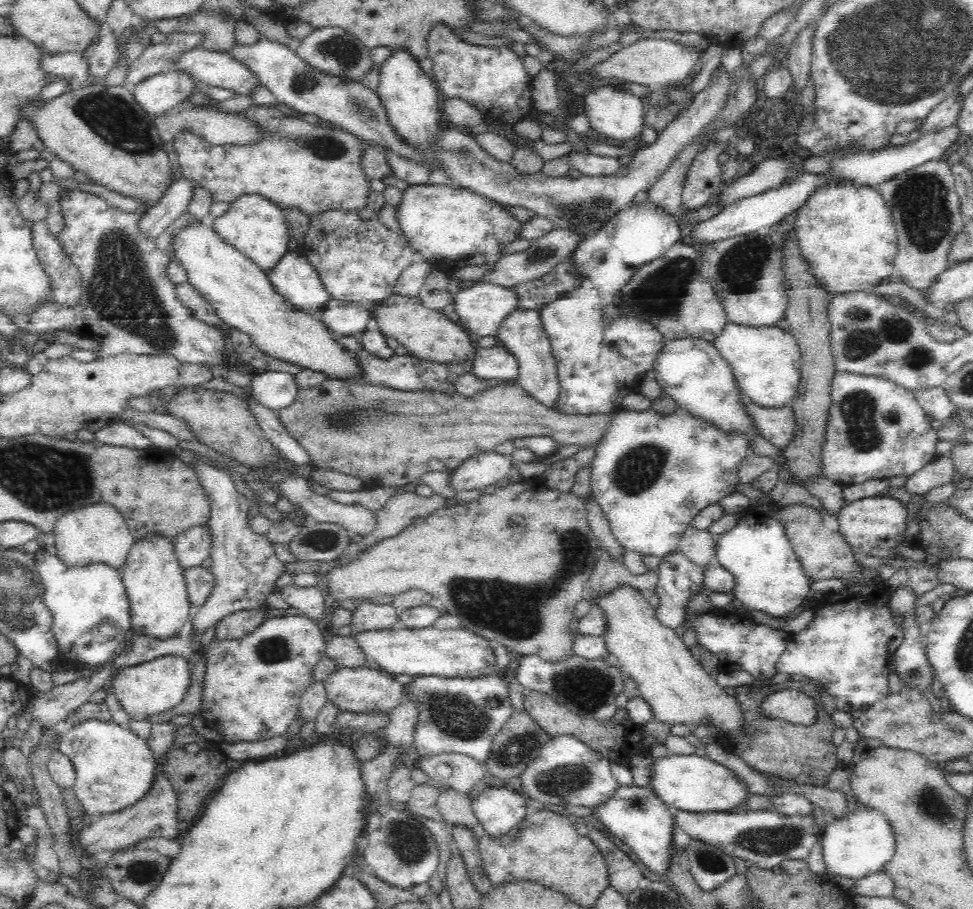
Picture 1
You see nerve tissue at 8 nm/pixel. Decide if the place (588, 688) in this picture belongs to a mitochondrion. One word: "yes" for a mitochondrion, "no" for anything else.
yes

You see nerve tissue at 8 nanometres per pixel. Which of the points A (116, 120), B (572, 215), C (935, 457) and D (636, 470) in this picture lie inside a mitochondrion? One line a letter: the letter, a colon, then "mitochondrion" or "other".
A: mitochondrion
B: mitochondrion
C: other
D: mitochondrion

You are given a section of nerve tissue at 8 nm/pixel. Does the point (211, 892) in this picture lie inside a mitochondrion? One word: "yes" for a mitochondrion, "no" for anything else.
no

